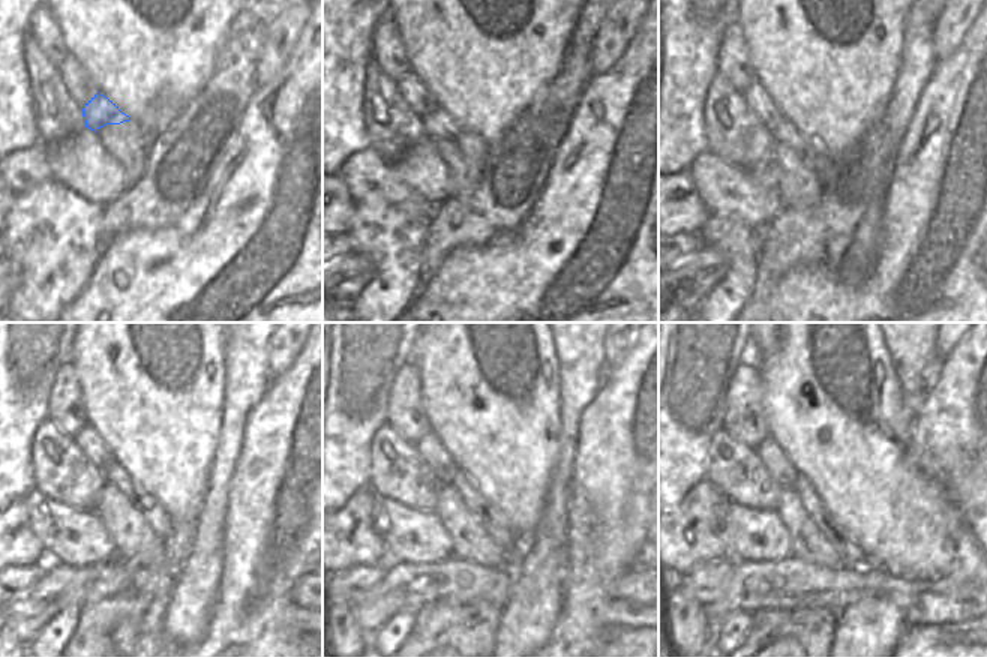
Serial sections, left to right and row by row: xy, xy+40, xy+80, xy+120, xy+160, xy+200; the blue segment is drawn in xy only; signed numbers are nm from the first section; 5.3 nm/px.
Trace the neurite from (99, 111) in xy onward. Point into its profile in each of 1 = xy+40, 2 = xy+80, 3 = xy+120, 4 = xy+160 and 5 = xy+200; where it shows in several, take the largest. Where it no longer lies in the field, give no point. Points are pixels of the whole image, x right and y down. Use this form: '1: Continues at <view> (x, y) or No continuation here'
1: Continues at xy+40 (438, 125)
2: Continues at xy+80 (785, 132)
3: Continues at xy+120 (114, 473)
4: Continues at xy+160 (461, 477)
5: Continues at xy+200 (800, 480)

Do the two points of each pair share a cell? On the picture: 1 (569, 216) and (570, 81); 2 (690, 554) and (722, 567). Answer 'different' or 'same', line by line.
1: different
2: different

